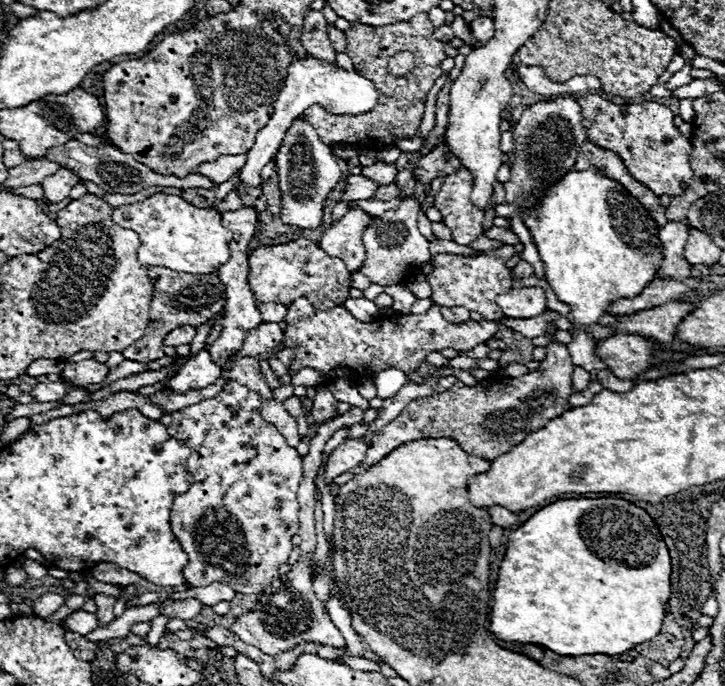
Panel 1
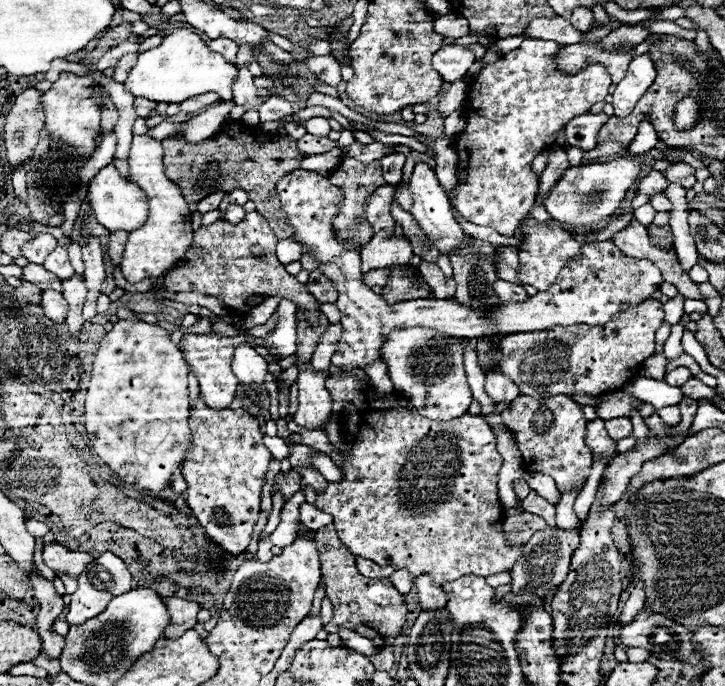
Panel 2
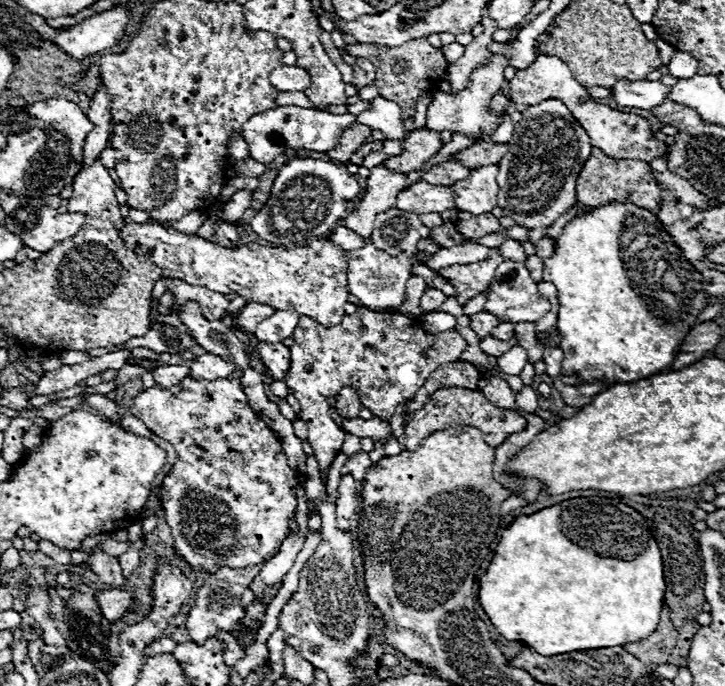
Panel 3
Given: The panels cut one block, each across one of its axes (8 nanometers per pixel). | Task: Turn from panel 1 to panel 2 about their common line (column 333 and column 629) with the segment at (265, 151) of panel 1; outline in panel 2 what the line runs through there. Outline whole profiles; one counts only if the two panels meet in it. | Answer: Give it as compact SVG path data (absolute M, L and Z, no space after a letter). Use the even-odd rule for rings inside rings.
M650 54L636 56L628 66L626 76L616 84L616 90L612 94L614 114L620 118L628 116L634 110L638 98L642 98L646 90L652 86L654 78L656 78L656 66L650 60Z

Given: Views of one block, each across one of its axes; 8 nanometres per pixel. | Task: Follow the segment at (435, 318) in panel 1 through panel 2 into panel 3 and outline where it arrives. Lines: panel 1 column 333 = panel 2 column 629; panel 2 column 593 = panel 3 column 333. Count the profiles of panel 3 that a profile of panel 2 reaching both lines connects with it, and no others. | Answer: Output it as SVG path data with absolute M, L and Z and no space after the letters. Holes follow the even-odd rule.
M358 308L352 316L346 316L338 326L330 328L312 318L300 318L298 330L294 332L286 386L294 390L294 396L300 402L304 412L302 420L308 426L308 442L314 448L314 456L322 470L330 466L330 460L334 458L334 452L340 450L346 434L330 416L327 402L330 396L336 396L346 386L354 386L363 406L375 416L390 420L396 406L410 402L438 366L456 362L466 350L466 340L456 330L428 334L416 320L402 314L388 314L386 320L380 316L382 314Z

